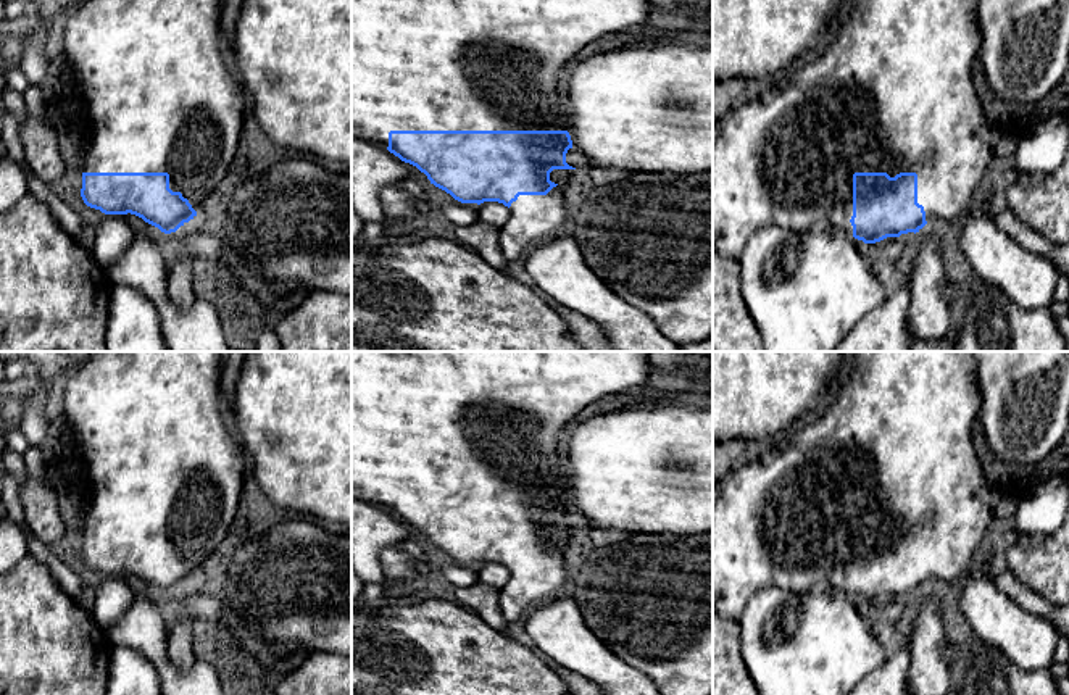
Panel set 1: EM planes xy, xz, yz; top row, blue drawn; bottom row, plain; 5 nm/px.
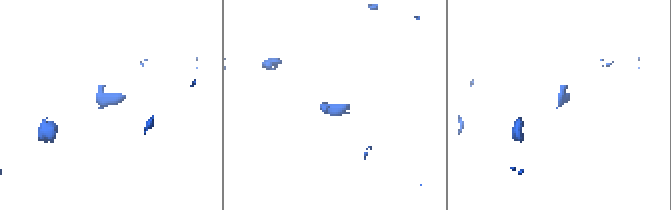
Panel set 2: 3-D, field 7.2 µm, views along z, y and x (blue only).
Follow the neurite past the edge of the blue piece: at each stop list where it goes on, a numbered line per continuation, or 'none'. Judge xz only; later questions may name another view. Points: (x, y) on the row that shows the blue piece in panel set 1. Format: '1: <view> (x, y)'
1: xz (416, 65)

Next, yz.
1: yz (890, 91)

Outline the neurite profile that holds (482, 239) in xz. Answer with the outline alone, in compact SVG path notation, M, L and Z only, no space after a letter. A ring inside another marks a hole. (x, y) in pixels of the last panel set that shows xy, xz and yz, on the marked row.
M474 221L469 226L456 226L455 229L456 242L471 248L482 260L485 260L495 269L514 274L510 271L510 261L503 256L500 250L500 229L482 221Z

